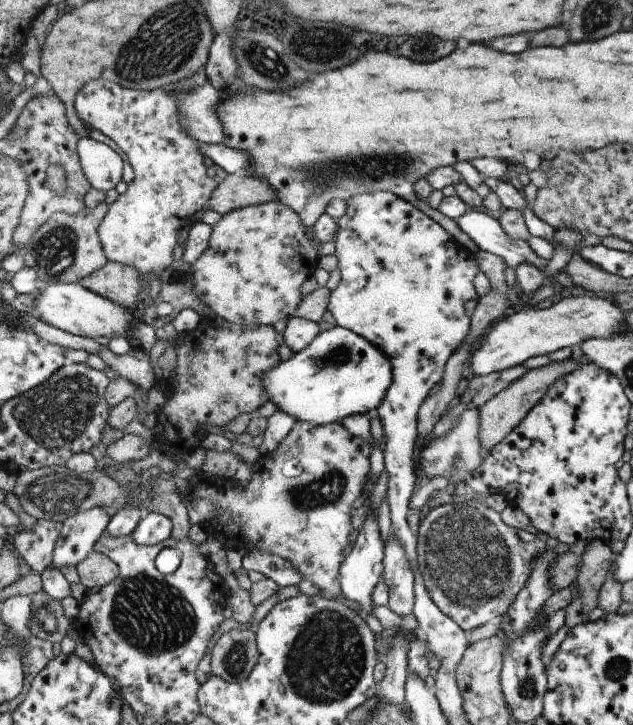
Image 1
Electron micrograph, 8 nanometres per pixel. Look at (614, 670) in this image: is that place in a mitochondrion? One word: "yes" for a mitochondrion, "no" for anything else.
yes

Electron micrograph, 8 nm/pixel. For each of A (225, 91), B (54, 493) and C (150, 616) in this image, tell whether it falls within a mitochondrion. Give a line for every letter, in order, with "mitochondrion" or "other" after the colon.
A: other
B: mitochondrion
C: mitochondrion

